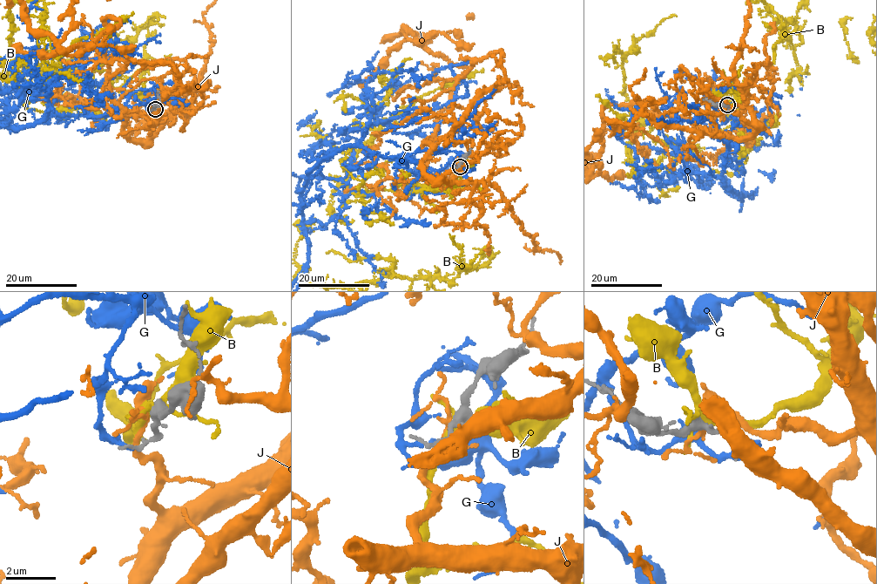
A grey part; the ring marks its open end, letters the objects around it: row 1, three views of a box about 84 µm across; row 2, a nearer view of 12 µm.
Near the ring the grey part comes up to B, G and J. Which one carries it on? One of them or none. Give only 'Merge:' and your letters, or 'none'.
Merge: none

